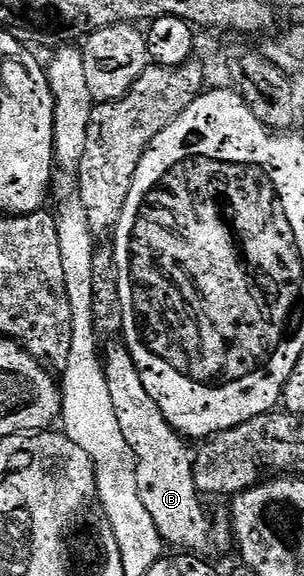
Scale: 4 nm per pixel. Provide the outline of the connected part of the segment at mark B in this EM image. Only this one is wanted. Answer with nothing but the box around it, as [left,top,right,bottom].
[103,343,213,554]

